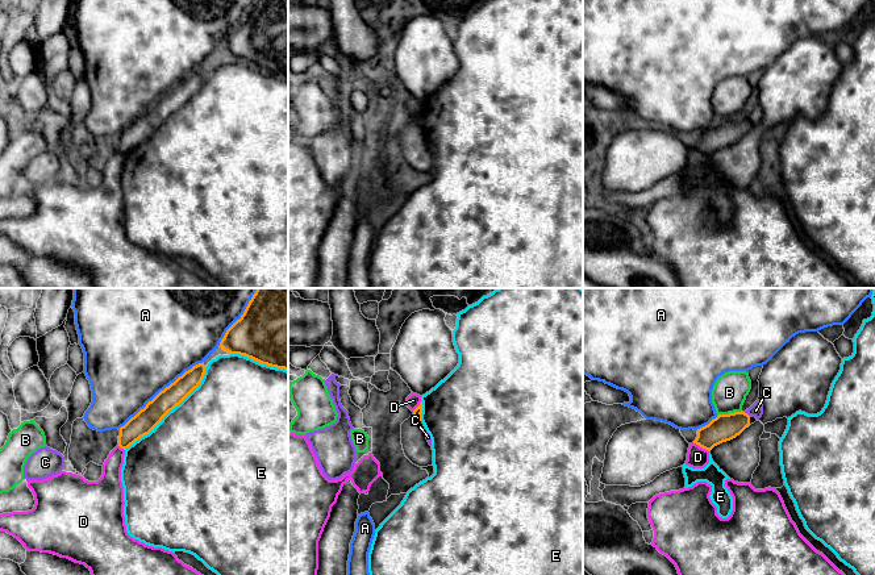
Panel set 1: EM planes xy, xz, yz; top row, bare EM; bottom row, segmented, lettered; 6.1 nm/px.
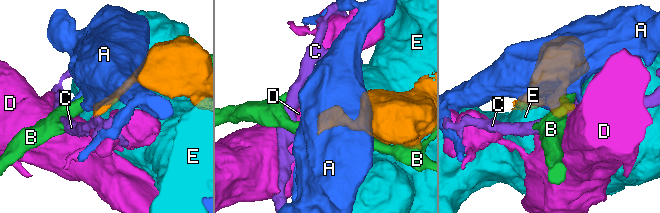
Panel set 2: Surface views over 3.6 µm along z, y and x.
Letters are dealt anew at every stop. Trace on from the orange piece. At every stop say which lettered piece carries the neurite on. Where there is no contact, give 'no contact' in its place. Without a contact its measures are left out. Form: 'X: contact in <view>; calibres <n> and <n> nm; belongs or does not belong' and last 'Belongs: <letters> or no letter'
A: contact in xy; calibres 140 and 500 nm; does not belong
B: contact in yz; calibres 160 and 220 nm; does not belong
C: contact in yz; calibres 160 and 80 nm; does not belong
D: contact in yz; calibres 160 and 130 nm; does not belong
E: contact in xy; calibres 140 and 480 nm; does not belong
Belongs: no letter

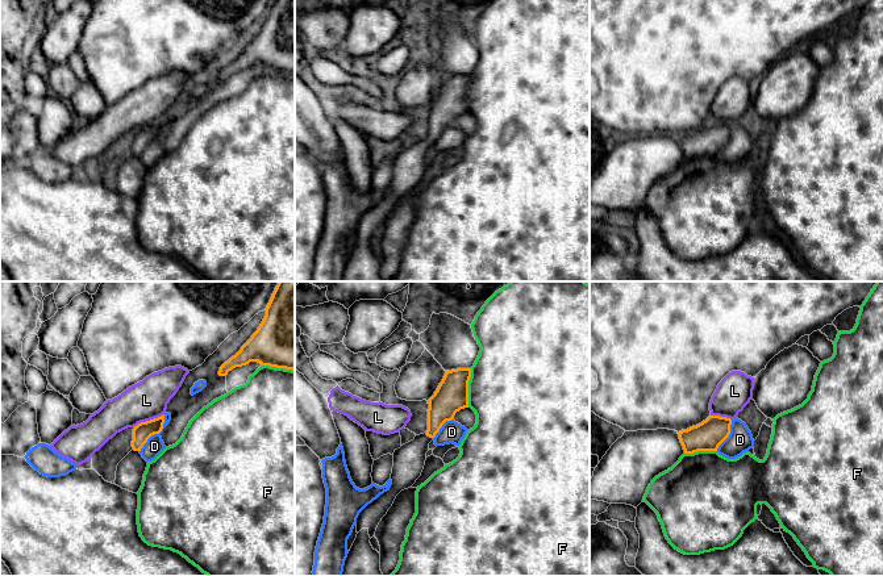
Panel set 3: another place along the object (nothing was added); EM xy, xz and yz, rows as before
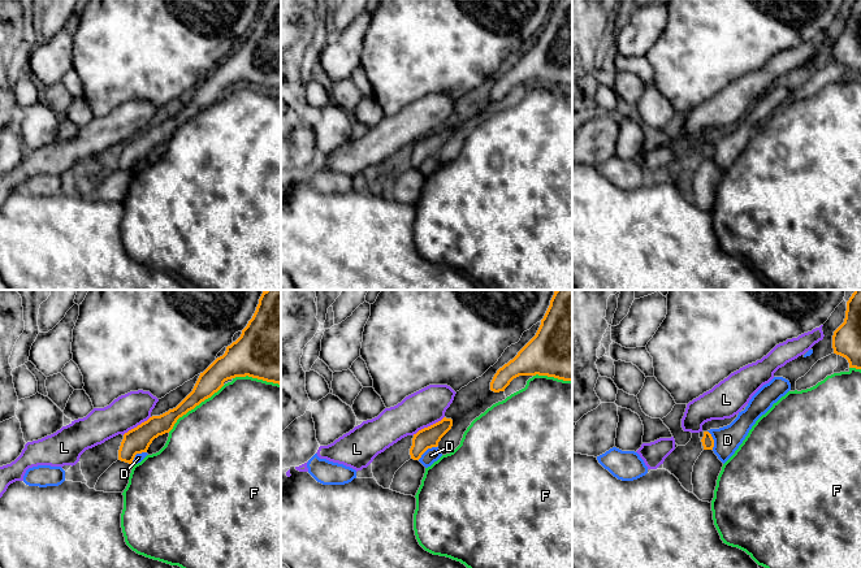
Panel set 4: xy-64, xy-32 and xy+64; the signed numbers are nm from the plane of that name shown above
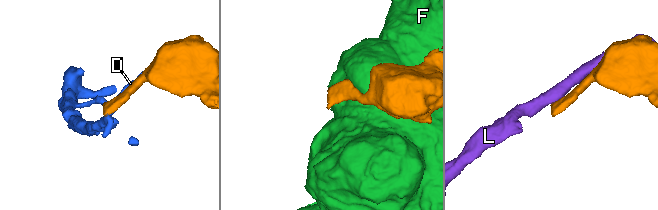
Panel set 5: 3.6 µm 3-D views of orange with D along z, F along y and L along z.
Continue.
D: contact in xy; calibres 110 and 110 nm; does not belong
F: contact in xz; calibres 200 and 500 nm; does not belong
L: contact in xy; calibres 110 and 240 nm; does not belong
Belongs: no letter

